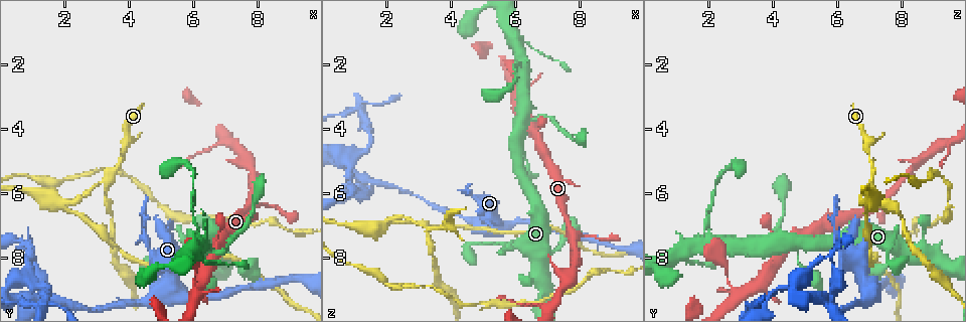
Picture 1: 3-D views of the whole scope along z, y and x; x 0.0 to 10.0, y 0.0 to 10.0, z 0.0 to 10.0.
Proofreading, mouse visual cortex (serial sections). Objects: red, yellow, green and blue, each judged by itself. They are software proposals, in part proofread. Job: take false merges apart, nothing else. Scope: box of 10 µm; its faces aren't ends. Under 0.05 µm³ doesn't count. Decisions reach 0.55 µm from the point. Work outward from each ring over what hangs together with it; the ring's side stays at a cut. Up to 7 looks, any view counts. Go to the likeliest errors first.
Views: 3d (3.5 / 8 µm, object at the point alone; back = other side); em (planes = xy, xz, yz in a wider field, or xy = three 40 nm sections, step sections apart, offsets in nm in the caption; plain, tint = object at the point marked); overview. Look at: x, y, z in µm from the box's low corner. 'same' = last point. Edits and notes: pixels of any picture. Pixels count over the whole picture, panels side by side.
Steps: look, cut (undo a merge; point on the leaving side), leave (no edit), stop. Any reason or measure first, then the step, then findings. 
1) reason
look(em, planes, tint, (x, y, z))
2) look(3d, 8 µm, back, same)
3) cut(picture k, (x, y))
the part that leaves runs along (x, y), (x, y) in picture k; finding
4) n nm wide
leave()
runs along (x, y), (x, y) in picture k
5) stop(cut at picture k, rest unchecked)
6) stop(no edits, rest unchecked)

branch point
look(3d, 3.5 µm, (3.20, 5.60, 7.10))

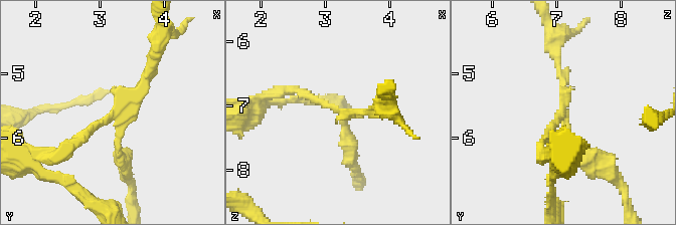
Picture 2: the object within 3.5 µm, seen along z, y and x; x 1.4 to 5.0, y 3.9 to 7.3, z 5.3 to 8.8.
3 arms; arms of 150, 150, 200 nm; shape alone is not enough
look(em, xy, step 2, tint, (3.25, 5.65, 7.10))

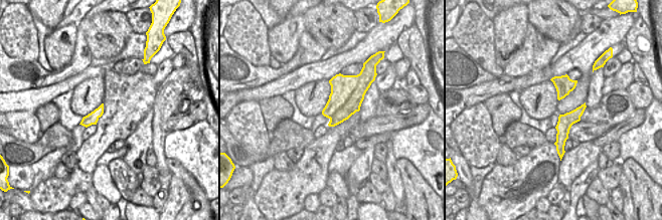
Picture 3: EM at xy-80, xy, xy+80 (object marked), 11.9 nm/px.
cut(picture 2, (303, 97))
the part that leaves runs along (331, 106), (300, 88), (266, 101) in picture 2; a second cell is stuck on

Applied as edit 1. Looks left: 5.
see it whole again
look(overview)

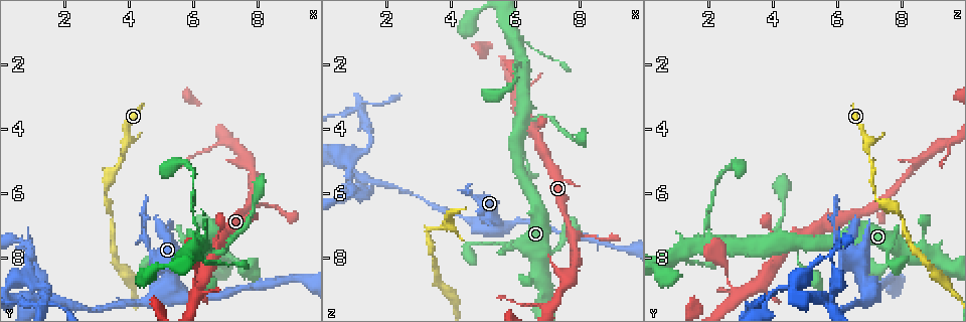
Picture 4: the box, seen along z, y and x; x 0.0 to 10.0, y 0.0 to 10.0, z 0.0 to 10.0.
narrows sharply
look(3d, 3.5 µm, back, (6.40, 7.85, 3.80))

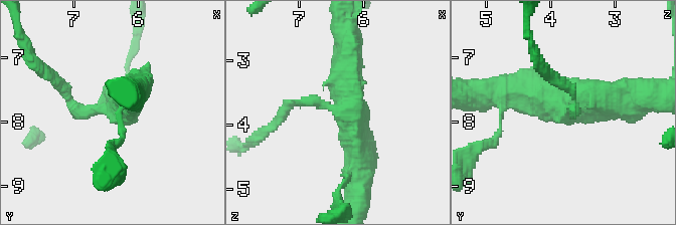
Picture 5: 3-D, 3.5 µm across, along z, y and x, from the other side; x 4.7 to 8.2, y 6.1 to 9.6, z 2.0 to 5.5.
3 arms; arms of 150, 450, 450 nm
look(em, planes, tint, (6.40, 7.80, 3.75))

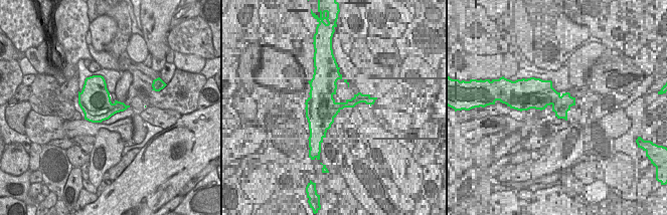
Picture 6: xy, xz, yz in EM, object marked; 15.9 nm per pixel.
leave()
one cell here

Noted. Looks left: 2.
three-way junction
look(3d, 3.5 µm, (6.20, 7.60, 2.00))

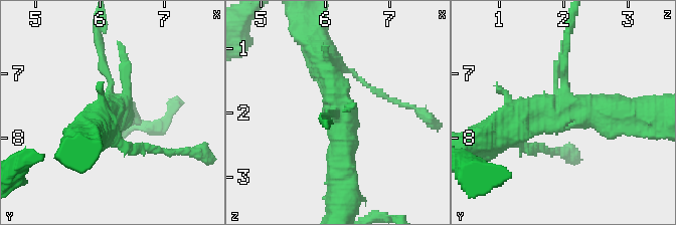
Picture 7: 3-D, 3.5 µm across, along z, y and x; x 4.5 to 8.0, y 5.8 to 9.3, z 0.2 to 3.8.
look(em, xy, step 2, tint, (6.25, 7.55, 1.95))

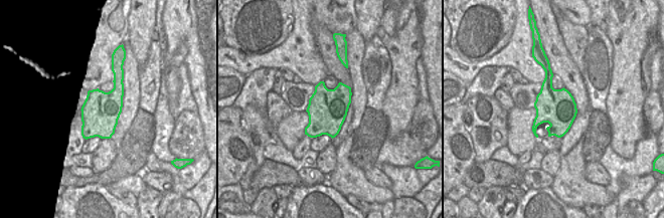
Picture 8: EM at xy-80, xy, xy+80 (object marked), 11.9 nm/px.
leave()
runs along (339, 175), (342, 114), (323, 54) in picture 7; continuous, no second cell

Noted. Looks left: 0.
stop(cut at picture 2, rest unchecked)

